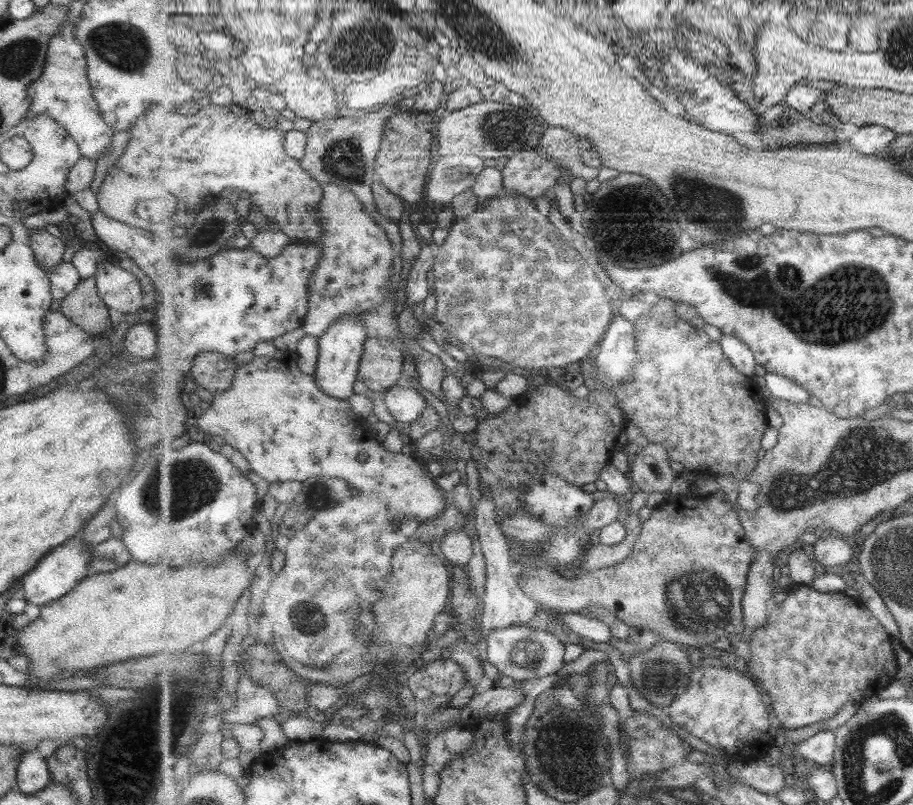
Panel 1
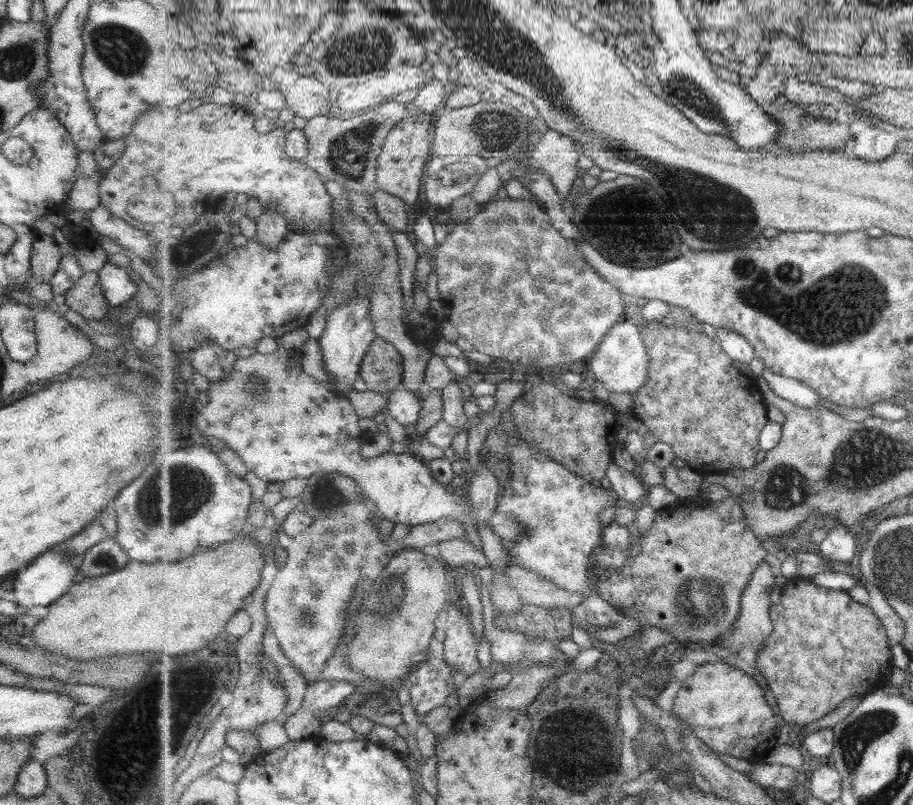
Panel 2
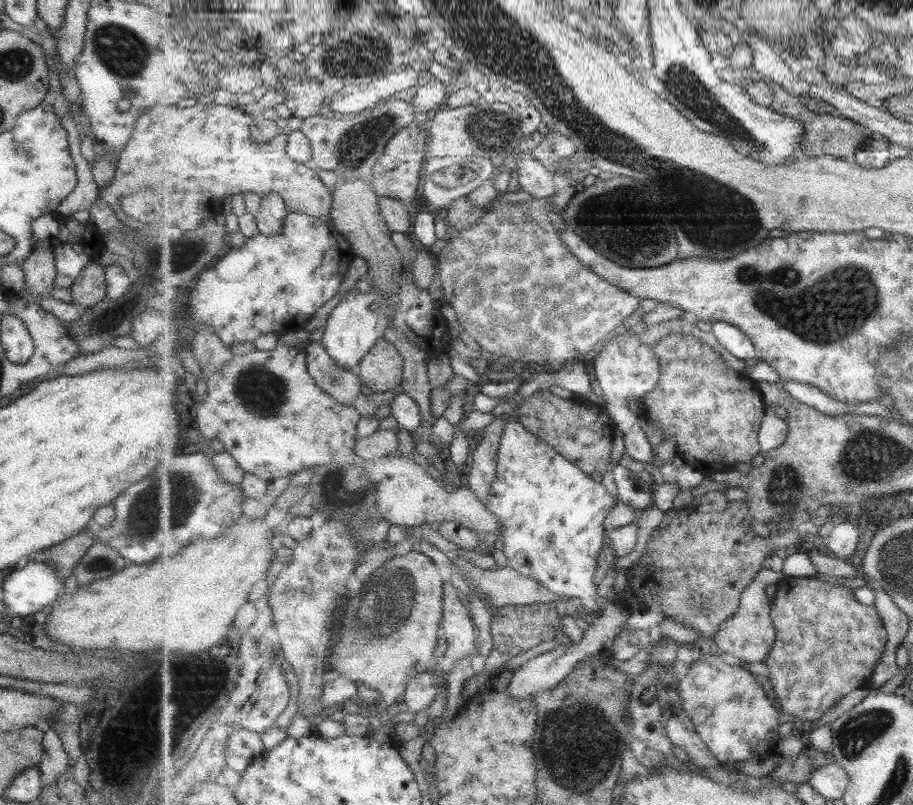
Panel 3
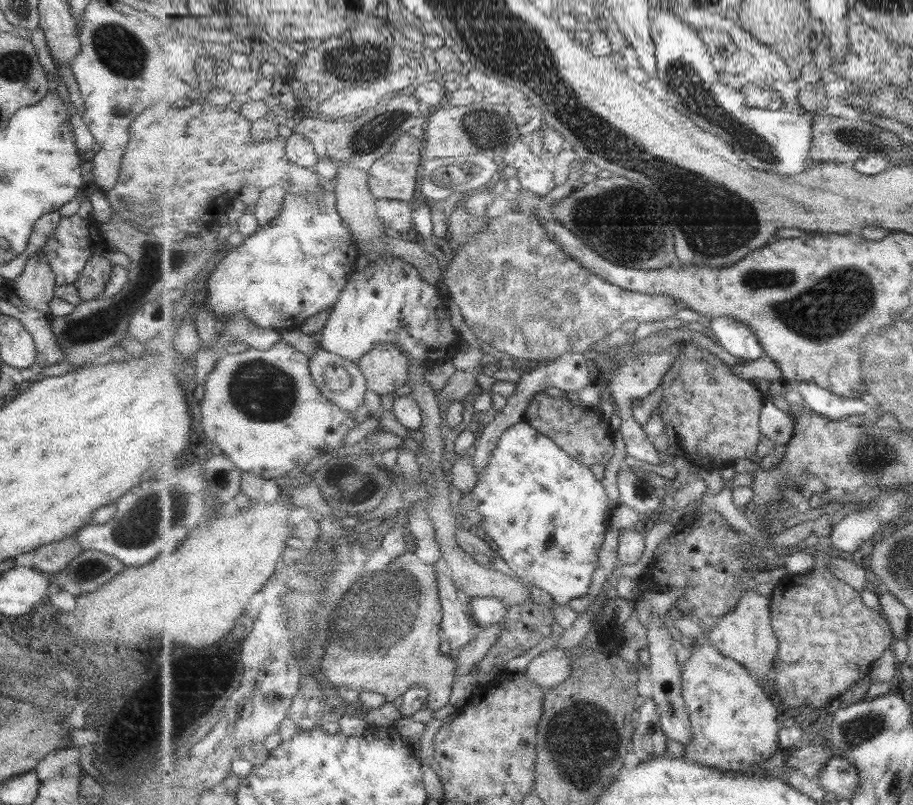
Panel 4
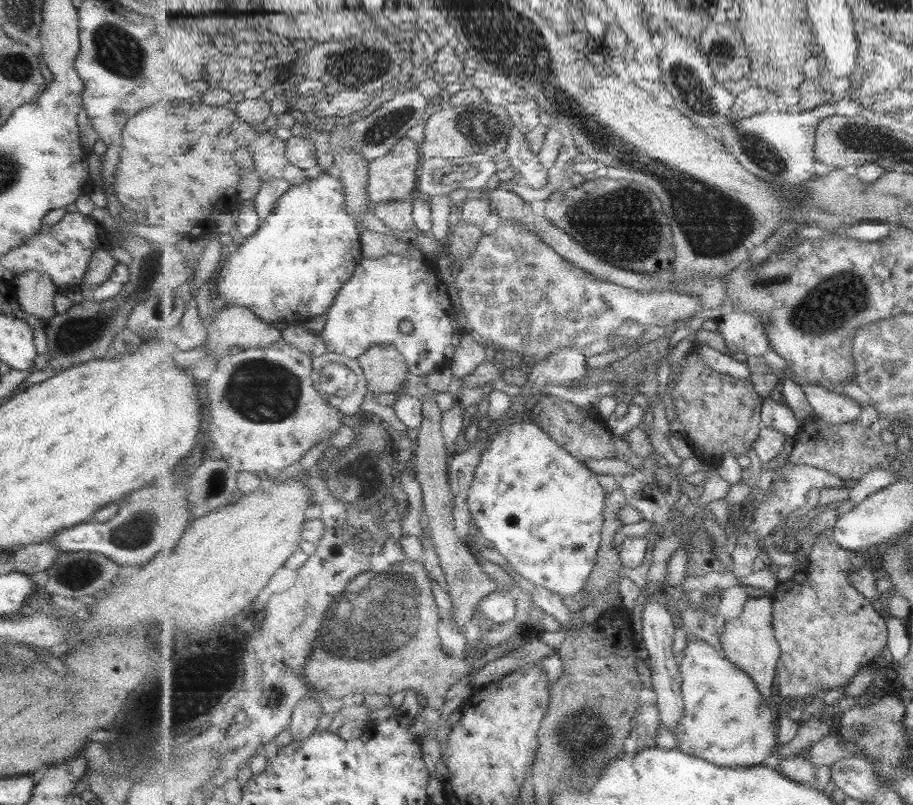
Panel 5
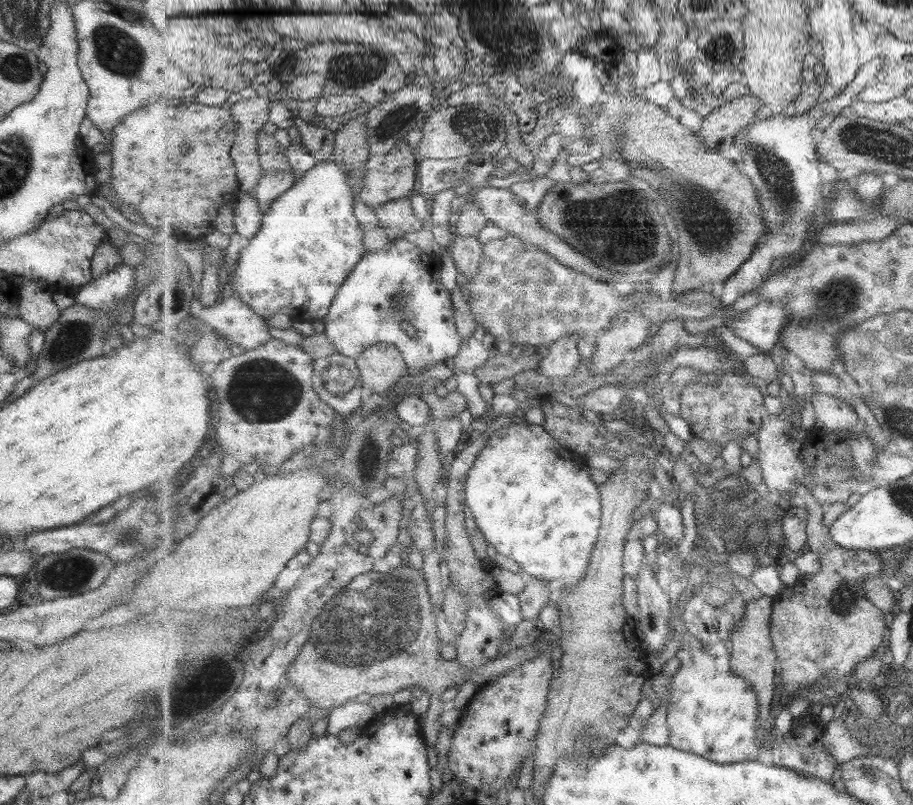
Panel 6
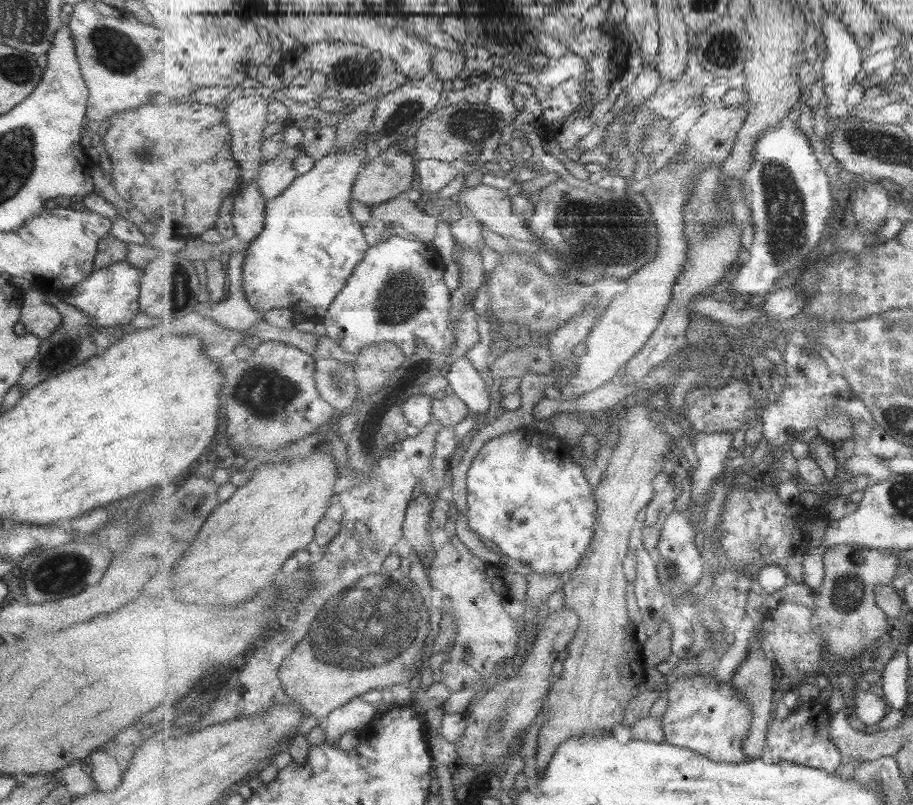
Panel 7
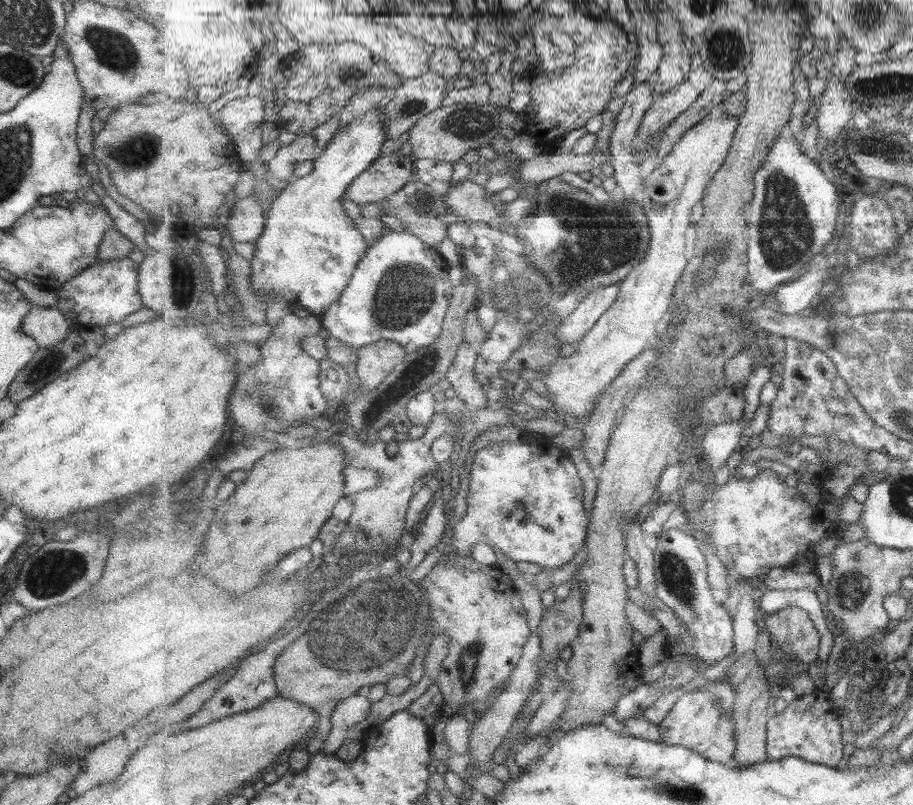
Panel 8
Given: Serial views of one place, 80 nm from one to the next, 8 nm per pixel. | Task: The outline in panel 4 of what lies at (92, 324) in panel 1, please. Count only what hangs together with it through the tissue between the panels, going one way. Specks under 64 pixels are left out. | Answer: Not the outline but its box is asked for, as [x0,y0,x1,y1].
[73,254,110,301]

